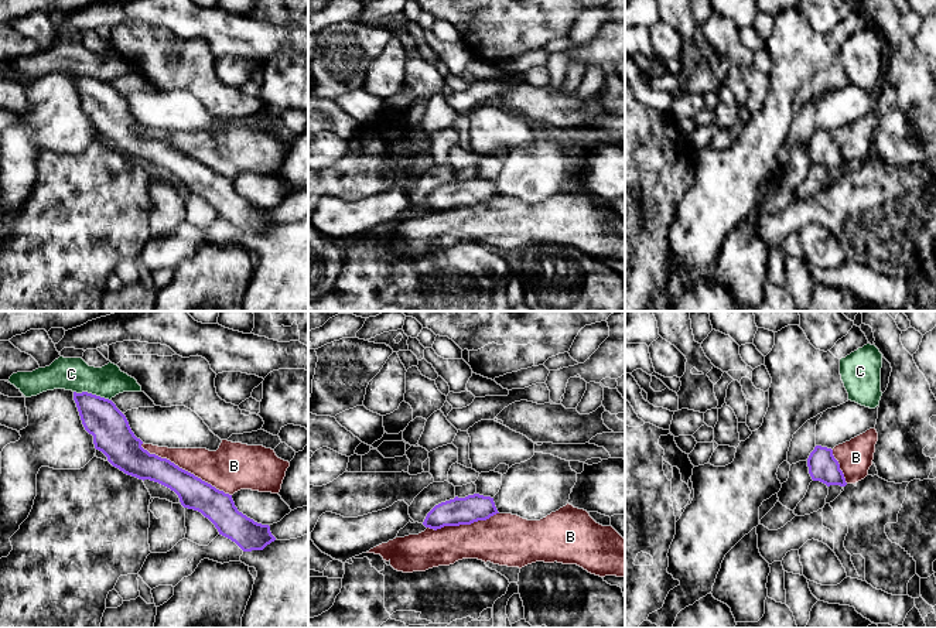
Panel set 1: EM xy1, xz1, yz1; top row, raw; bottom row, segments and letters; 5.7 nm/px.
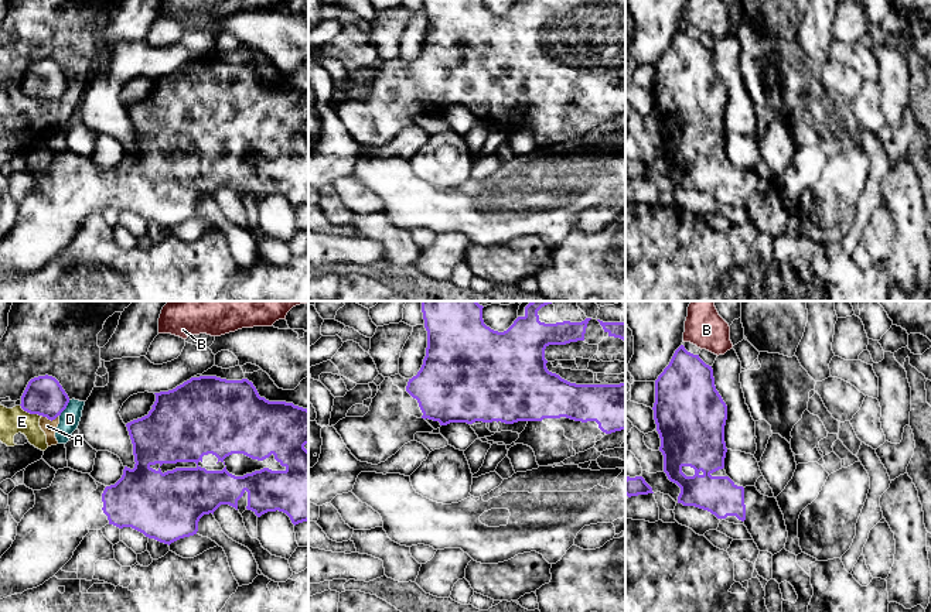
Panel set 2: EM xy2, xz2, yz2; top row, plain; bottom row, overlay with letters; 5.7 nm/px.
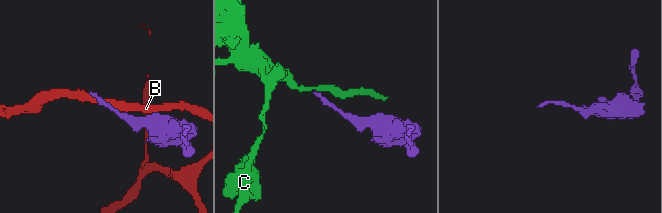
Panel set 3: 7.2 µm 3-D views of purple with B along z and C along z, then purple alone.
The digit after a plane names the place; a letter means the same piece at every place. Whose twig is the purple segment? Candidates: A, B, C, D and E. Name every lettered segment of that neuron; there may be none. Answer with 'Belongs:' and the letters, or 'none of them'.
Belongs: none of them

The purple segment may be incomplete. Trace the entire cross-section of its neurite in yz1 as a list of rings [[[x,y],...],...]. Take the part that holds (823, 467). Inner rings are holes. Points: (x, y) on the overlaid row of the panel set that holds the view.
[[[816,446],[807,458],[809,474],[813,481],[830,485],[846,487],[846,478],[840,470],[838,461],[833,455],[833,450]]]

